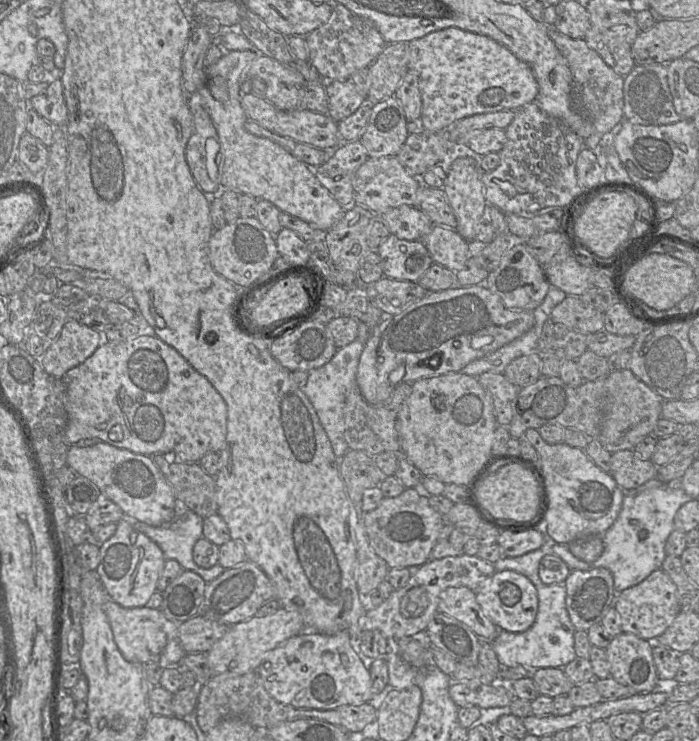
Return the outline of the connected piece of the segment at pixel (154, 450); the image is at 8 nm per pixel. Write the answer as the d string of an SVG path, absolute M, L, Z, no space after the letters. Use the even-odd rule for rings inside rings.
M137 334L124 341L104 341L96 351L83 363L69 370L62 378L65 385L65 407L67 426L64 440L74 445L80 440L99 438L112 446L128 449L134 453L154 456L155 454L172 454L173 460L186 463L199 463L208 452L220 452L226 444L227 436L227 405L210 381L197 370L172 346L166 344L155 335Z

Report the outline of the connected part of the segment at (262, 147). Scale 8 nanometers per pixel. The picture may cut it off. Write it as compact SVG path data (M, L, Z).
M250 50L231 51L206 67L206 82L199 90L192 94L192 103L199 103L209 114L216 129L220 150L216 155L215 166L219 185L238 194L248 194L257 200L267 200L274 204L280 212L286 212L292 216L309 223L316 229L329 230L342 216L345 209L342 207L317 180L314 169L296 159L280 145L271 140L255 136L245 129L247 116L241 106L241 75L247 67L256 59L257 53Z

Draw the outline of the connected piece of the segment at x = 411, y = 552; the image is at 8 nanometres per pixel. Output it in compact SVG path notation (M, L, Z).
M420 487L405 488L397 497L383 497L377 508L364 513L364 525L370 546L374 552L388 565L389 570L422 566L428 561L429 554L445 524L444 516L436 511L428 501L428 496Z

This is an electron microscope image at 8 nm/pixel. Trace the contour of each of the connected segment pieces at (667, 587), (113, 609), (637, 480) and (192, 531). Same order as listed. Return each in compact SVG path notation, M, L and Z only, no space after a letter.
M661 568L639 584L617 593L613 607L620 616L623 632L652 642L665 632L680 611L676 586Z
M108 599L103 604L103 611L110 624L114 641L123 658L128 662L155 663L162 668L178 666L186 654L178 637L178 625L168 620L156 608L125 608Z
M633 450L611 454L610 474L624 491L638 488L654 479L658 467L651 460L642 460Z
M177 501L175 518L169 524L155 527L138 520L131 521L135 530L144 533L160 547L165 559L176 560L183 570L195 572L207 583L222 574L224 568L217 563L204 569L193 560L193 547L203 535L203 520L185 503Z

